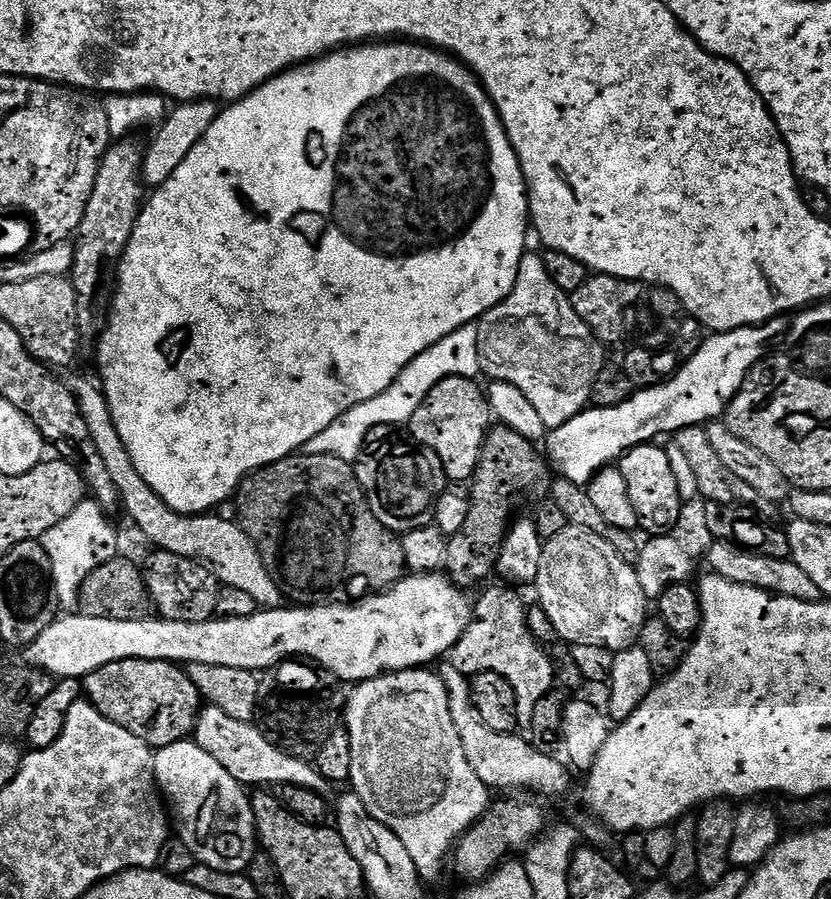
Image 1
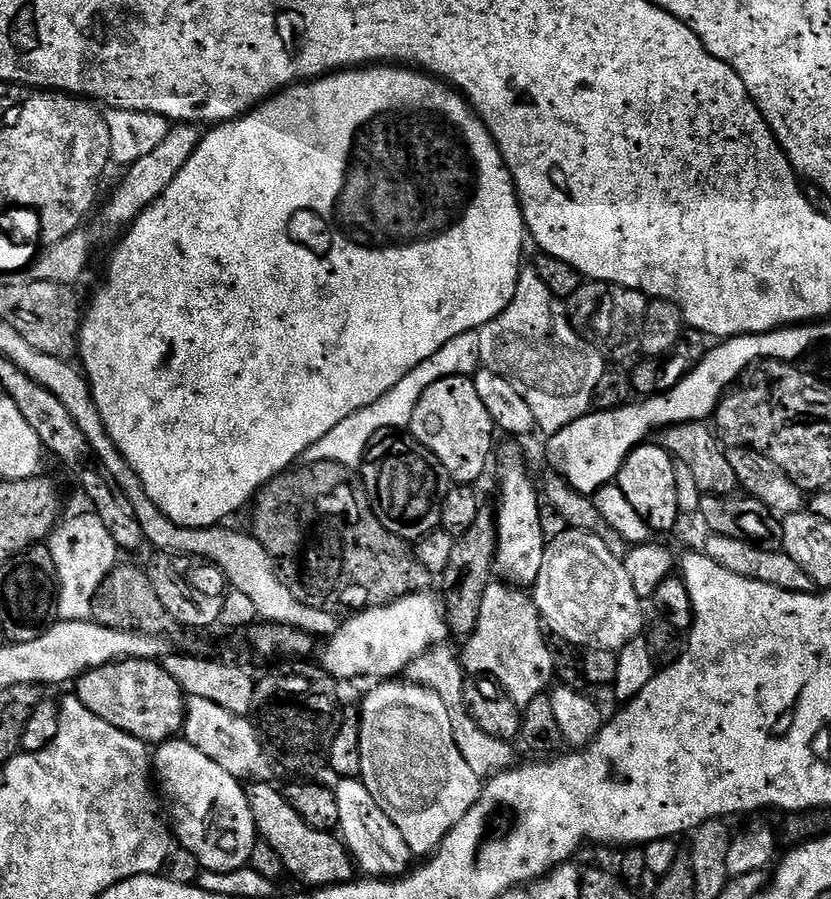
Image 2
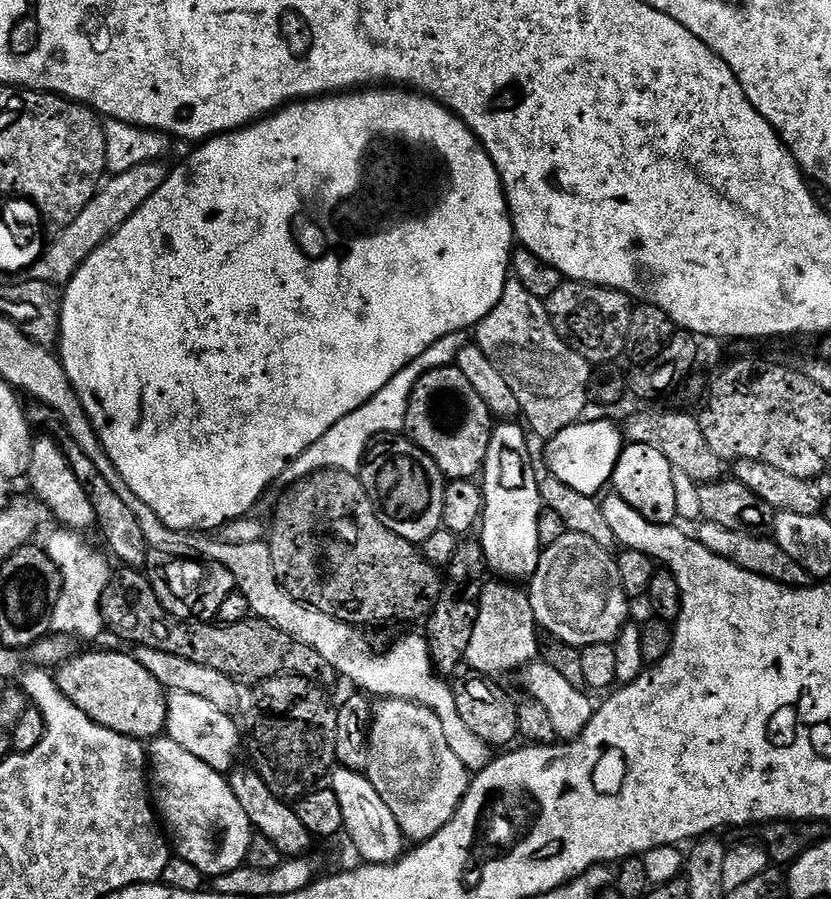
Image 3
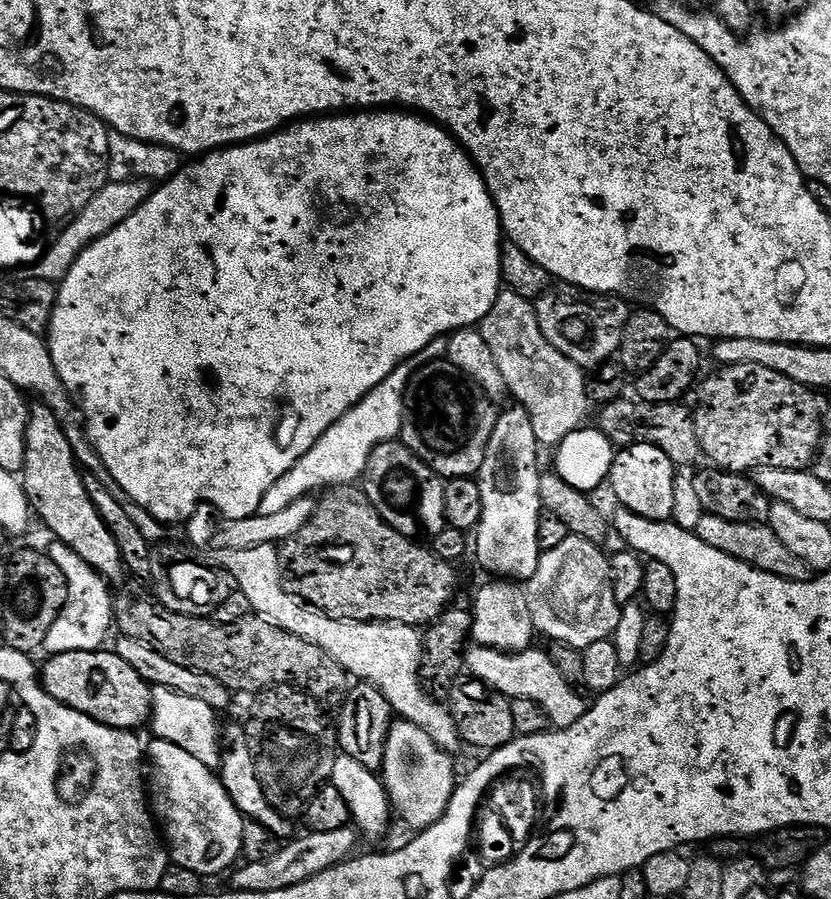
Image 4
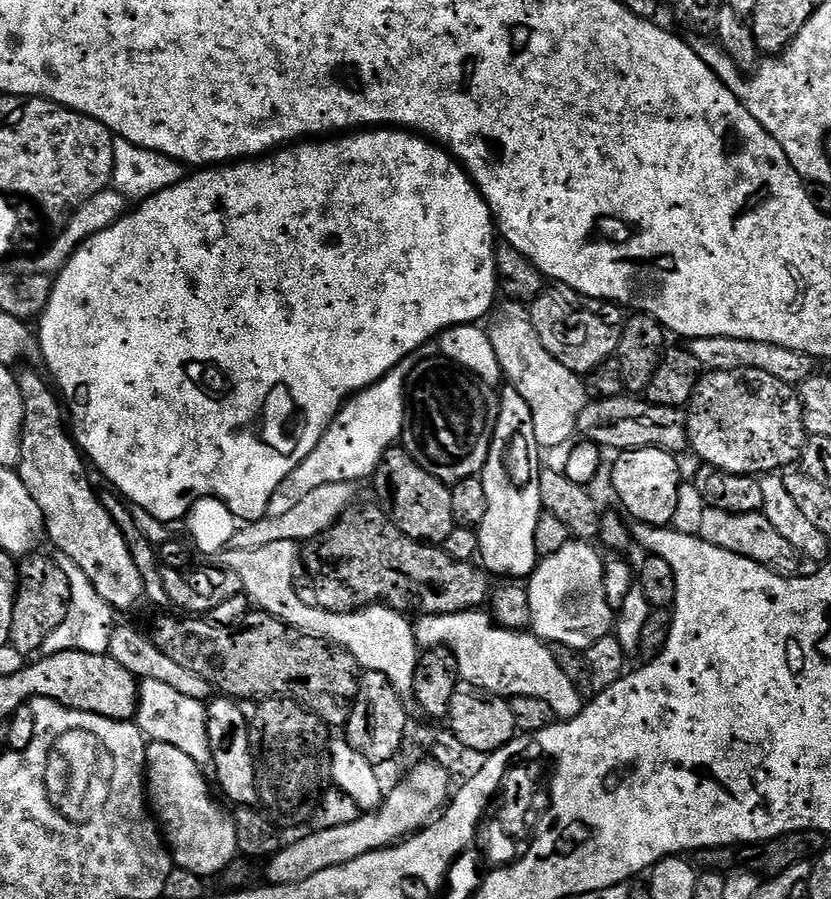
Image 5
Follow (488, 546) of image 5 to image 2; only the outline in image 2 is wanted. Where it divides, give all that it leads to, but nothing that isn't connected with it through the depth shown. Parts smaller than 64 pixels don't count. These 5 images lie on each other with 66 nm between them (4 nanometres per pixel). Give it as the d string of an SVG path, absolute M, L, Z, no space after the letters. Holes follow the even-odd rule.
M508 442L512 444L499 445L498 448L498 460L500 456L500 509L495 509L494 515L496 518L496 563L494 565L494 572L497 577L505 584L515 585L519 589L528 590L535 585L536 579L538 578L538 570L542 570L542 558L544 557L544 550L546 547L546 541L544 535L542 534L542 522L540 521L540 510L542 507L542 496L538 491L537 485L536 488L532 485L532 480L528 477L528 464L524 461L524 456L520 453L519 443Z

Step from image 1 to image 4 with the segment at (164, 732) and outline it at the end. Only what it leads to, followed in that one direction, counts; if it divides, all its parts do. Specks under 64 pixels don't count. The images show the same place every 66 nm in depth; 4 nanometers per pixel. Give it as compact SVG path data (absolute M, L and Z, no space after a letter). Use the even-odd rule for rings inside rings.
M97 650L94 652L67 652L57 656L48 656L42 664L42 683L46 691L55 700L62 702L67 708L86 714L94 722L105 724L111 728L140 730L152 719L152 688L148 681L141 678L138 670L130 666L130 662L122 662L115 650Z

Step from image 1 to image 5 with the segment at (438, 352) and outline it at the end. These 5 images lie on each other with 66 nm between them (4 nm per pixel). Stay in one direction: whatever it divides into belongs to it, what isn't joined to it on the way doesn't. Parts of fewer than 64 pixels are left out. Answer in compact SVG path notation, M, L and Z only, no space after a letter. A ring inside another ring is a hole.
M407 363L390 370L377 384L371 384L345 402L340 413L328 424L318 446L274 490L268 503L268 515L286 514L290 506L298 506L310 490L330 486L330 482L361 482L373 475L388 449L404 435L406 385L410 371Z

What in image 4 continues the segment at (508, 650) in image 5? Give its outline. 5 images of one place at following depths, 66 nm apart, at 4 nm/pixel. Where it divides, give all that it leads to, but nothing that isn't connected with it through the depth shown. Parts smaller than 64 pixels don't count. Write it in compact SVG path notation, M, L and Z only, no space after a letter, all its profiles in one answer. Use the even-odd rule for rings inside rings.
M472 646L466 652L466 668L471 679L481 680L483 684L487 684L504 696L509 698L528 696L534 702L538 702L538 706L542 706L542 710L548 715L553 729L574 726L574 722L578 722L578 718L582 718L586 710L586 700L584 704L583 698L580 697L583 695L572 688L570 682L562 678L562 674L558 674L558 669L554 666L554 662L550 662L547 651L534 651L501 652L498 649Z

